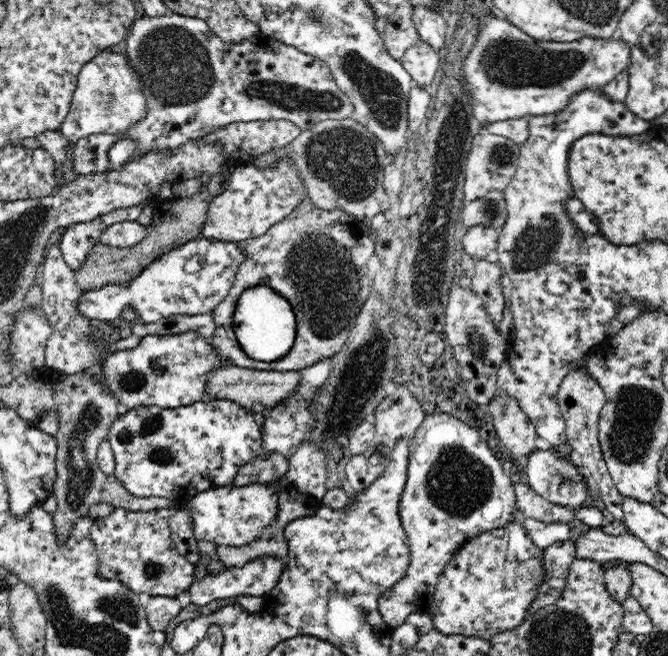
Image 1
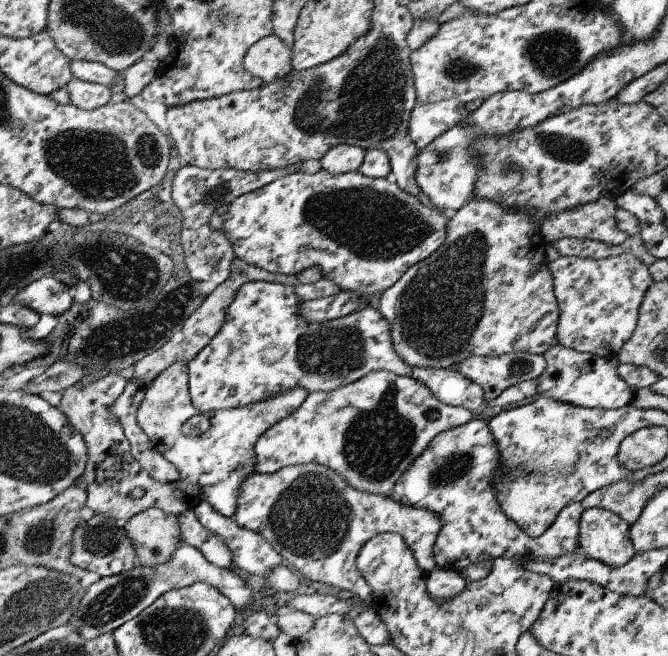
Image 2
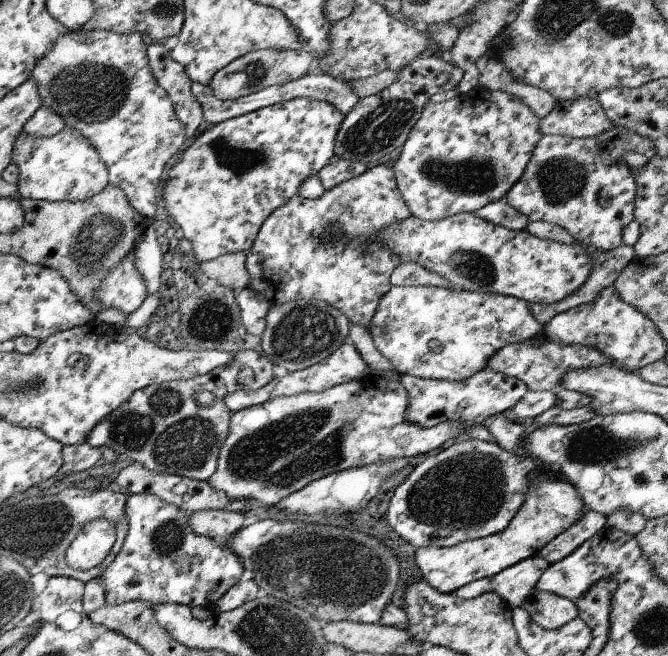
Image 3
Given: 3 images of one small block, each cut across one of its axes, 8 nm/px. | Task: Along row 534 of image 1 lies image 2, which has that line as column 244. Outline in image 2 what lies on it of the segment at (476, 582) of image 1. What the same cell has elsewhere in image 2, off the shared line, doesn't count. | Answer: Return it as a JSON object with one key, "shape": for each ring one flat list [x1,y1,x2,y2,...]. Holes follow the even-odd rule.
{"shape":[[307,463,304,465,291,465,291,466,286,466,283,468,280,468,279,470,276,470,275,472,272,472,271,474,261,474,261,473,251,473,248,474,241,482,240,482,240,487,238,488,238,497,236,498,236,509,235,512,232,514,231,518,236,522,237,526,240,526,241,529,247,529,248,531,255,531,257,534,260,534,261,538,263,540,267,541,269,543,269,546,279,554,287,564,291,564,301,576,305,576,305,578,309,578,309,580,317,580,317,582,325,582,325,584,331,584,331,586,337,586,337,588,341,588,343,590,343,595,344,595,344,590,346,591,346,596,351,596,354,597,355,599,358,599,359,601,363,602,365,605,370,606,371,598,372,598,372,592,371,589,368,587,368,584,363,580,363,577,360,576,359,573,356,572,356,568,354,567,354,560,356,557,356,554,358,553,359,547,364,543,369,540,373,535,379,534,379,533,397,533,401,538,403,538,403,542,410,548,410,551,413,553,413,558,416,560,417,566,425,573,428,574,430,573,435,567,436,564,434,563,433,560,433,553,432,553,432,546,434,543,434,540,437,538,437,533,439,532,439,529,441,528,441,519,439,518,438,514,435,514,434,512,431,512,430,510,427,510,426,508,419,508,419,507,412,507,412,506,405,506,402,504,399,504,397,501,394,501,391,497,388,495,380,495,377,493,368,493,367,491,358,491,357,489,351,488,349,484,346,483,346,480,340,475,337,474,336,472,333,472,330,468,327,468,326,466,323,465,318,465,317,463]]}

